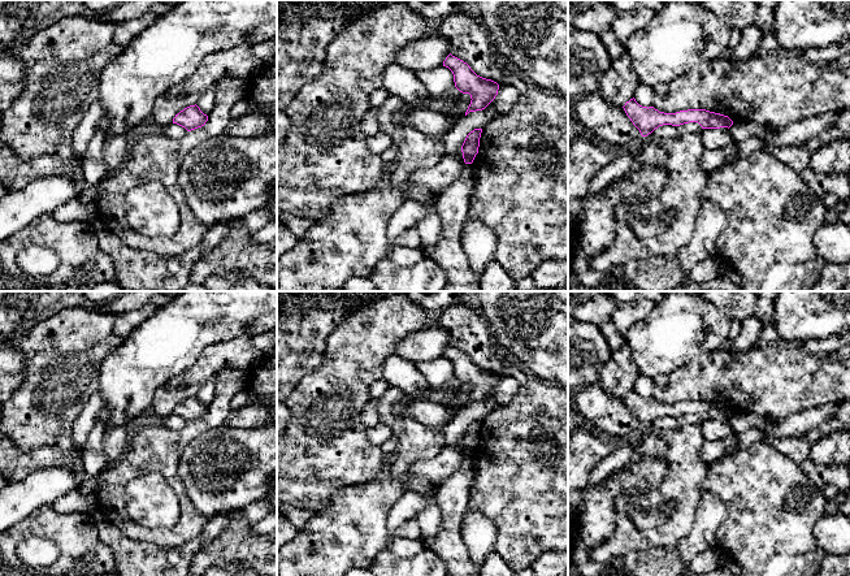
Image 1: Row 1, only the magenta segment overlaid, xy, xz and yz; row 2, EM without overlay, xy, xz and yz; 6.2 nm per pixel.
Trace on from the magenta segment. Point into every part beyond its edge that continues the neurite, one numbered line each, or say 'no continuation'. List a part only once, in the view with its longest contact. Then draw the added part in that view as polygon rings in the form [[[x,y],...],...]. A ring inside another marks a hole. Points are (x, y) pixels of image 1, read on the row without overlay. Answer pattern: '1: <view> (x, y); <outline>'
no continuation

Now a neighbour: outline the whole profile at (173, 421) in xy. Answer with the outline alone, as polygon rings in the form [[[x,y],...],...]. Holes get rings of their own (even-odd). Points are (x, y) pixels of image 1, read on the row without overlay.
[[[170,415],[166,419],[162,419],[162,425],[170,428],[170,429],[182,429],[186,426],[187,421],[177,415]]]

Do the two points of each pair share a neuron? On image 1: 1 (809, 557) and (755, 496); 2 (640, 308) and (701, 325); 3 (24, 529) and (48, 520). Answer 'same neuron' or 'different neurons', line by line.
1: same neuron
2: different neurons
3: same neuron

